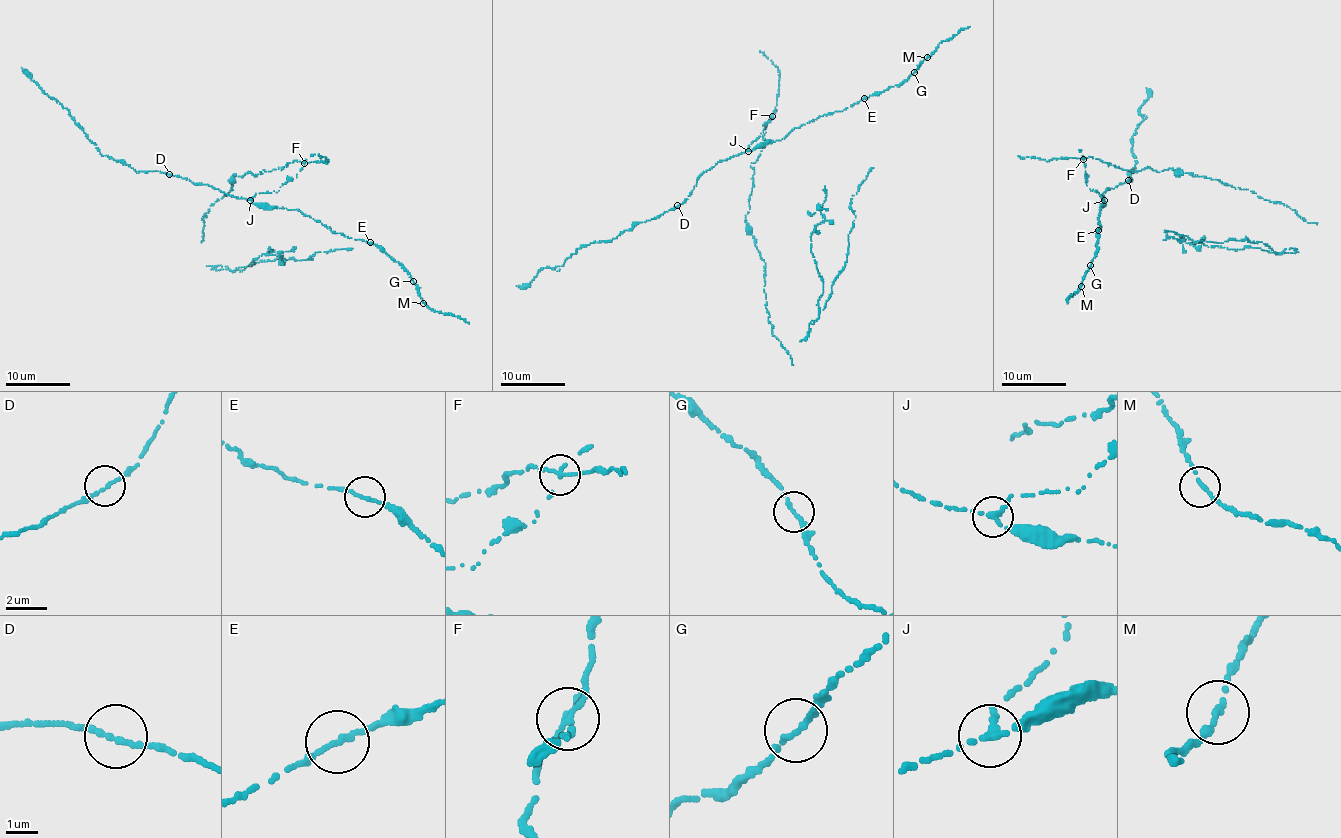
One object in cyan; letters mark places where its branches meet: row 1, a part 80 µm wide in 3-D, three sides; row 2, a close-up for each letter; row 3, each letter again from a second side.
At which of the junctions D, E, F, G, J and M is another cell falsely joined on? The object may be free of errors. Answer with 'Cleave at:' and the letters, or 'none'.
Cleave at: F

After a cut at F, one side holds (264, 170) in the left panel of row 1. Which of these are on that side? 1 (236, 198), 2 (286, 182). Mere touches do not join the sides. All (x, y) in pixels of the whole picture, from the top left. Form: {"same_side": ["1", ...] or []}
{"same_side": []}

